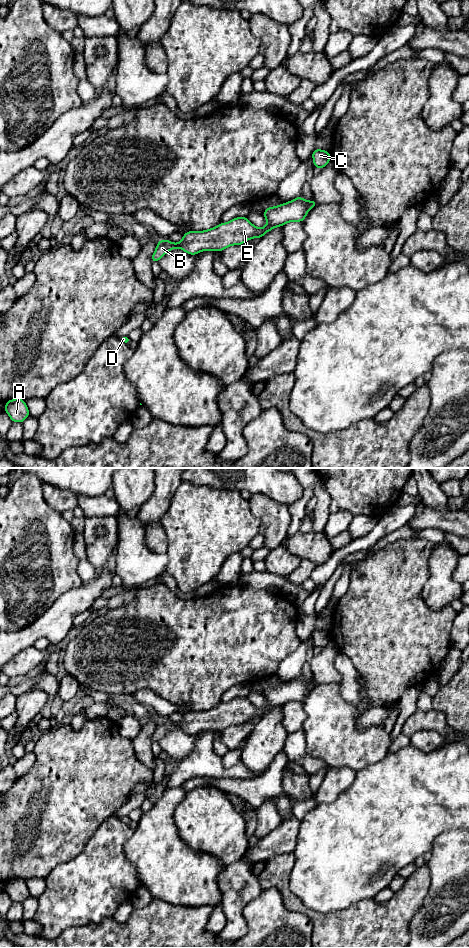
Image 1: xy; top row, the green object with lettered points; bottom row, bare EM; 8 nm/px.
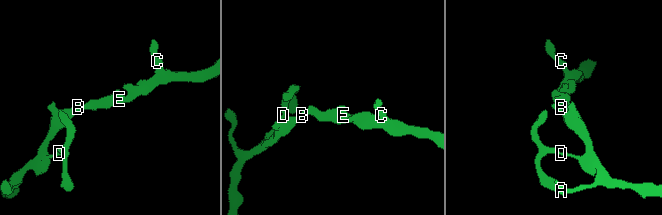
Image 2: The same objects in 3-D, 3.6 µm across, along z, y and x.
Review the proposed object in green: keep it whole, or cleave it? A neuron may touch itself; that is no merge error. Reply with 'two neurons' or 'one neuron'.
one neuron

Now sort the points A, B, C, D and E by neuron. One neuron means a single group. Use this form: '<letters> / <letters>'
A B C D E

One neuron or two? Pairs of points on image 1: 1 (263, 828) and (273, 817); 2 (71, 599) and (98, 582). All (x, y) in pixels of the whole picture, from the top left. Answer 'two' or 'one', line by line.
1: one
2: one

